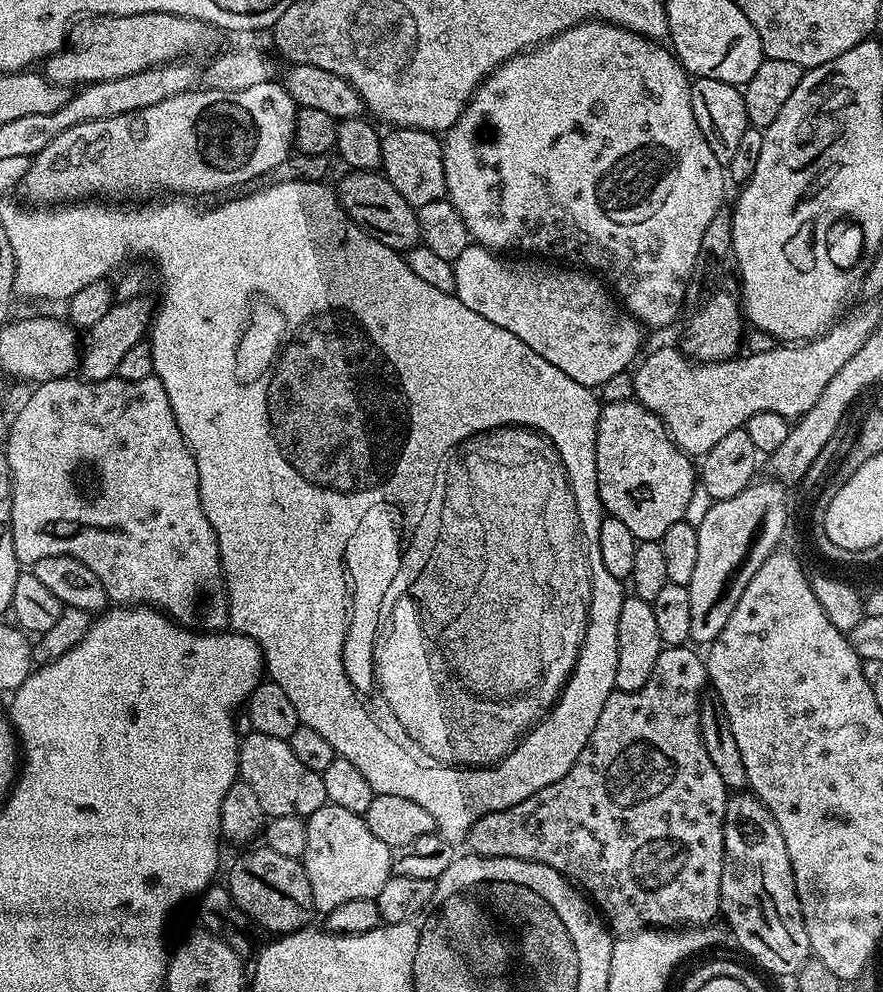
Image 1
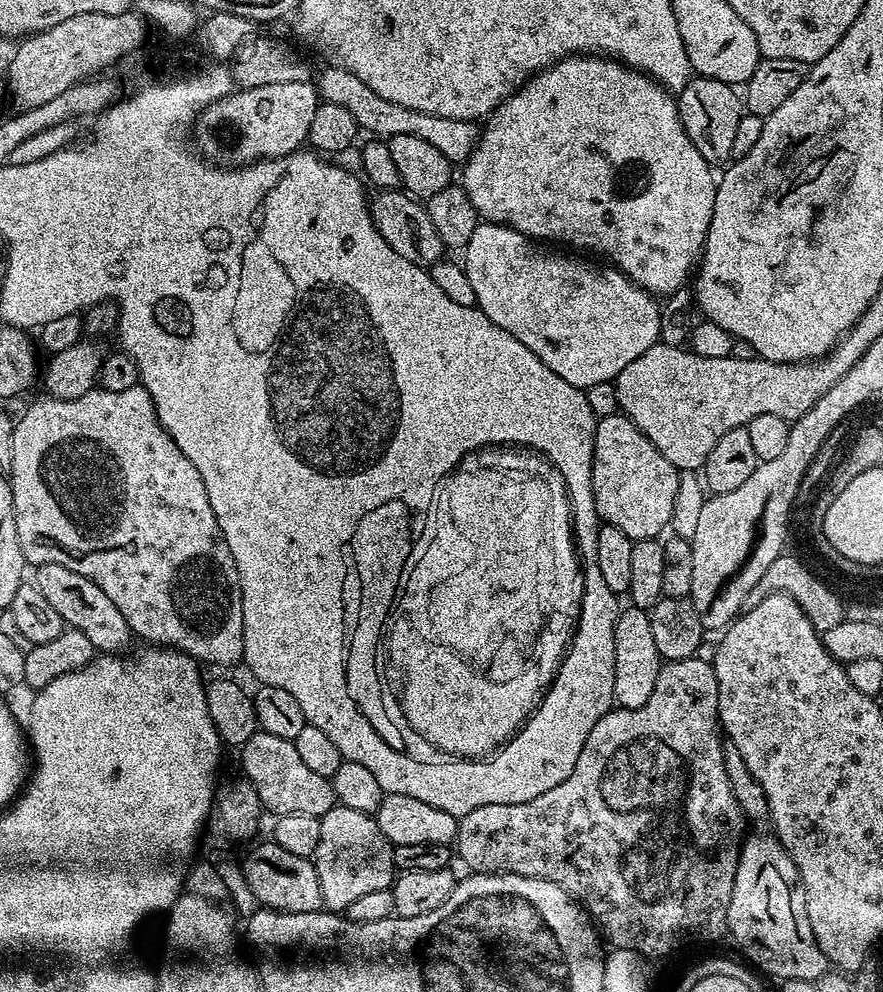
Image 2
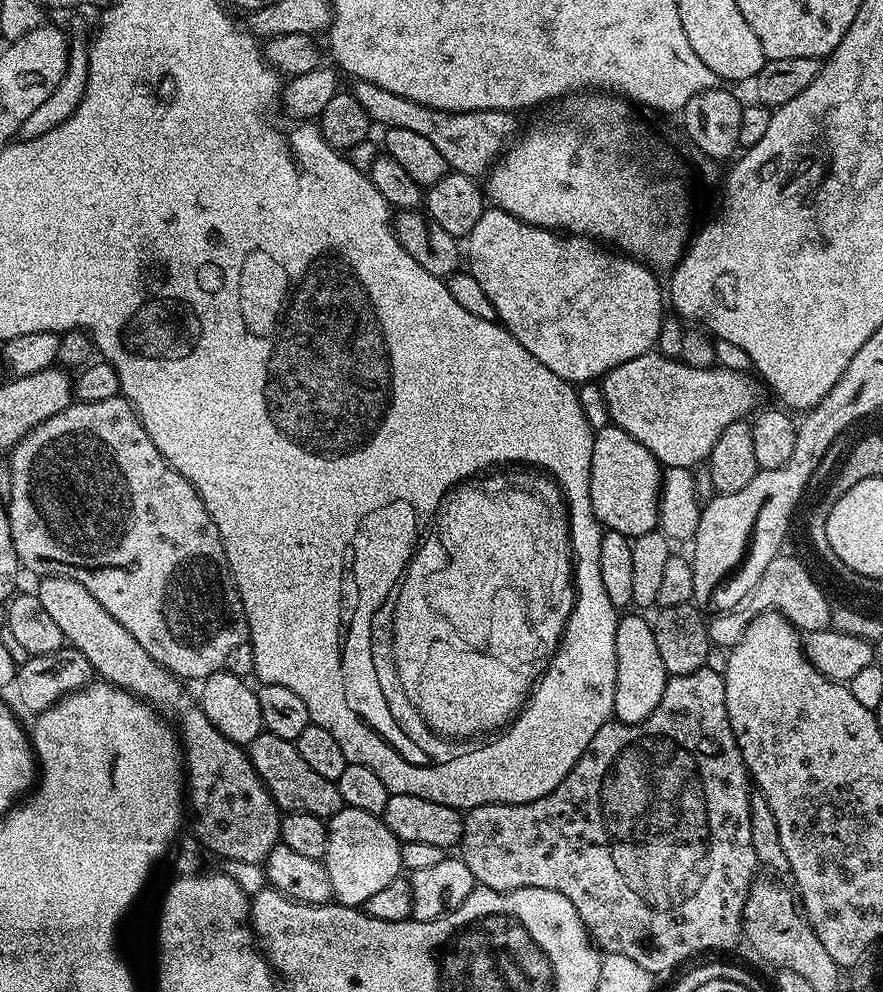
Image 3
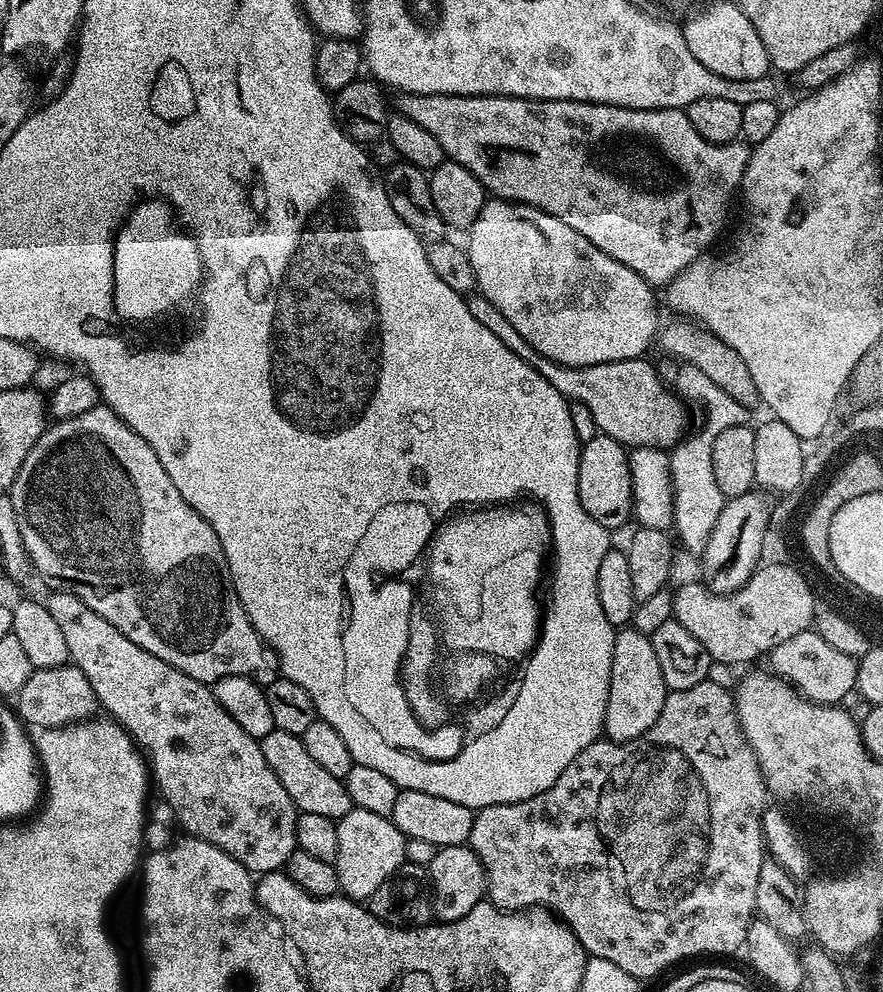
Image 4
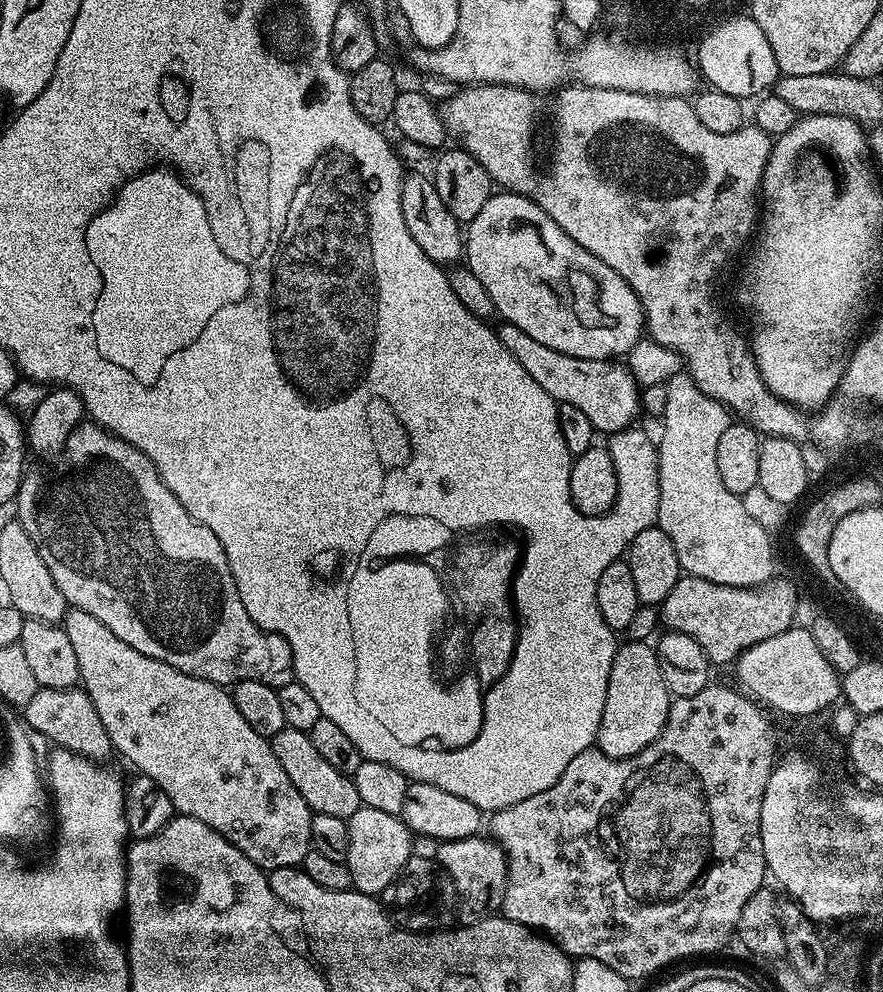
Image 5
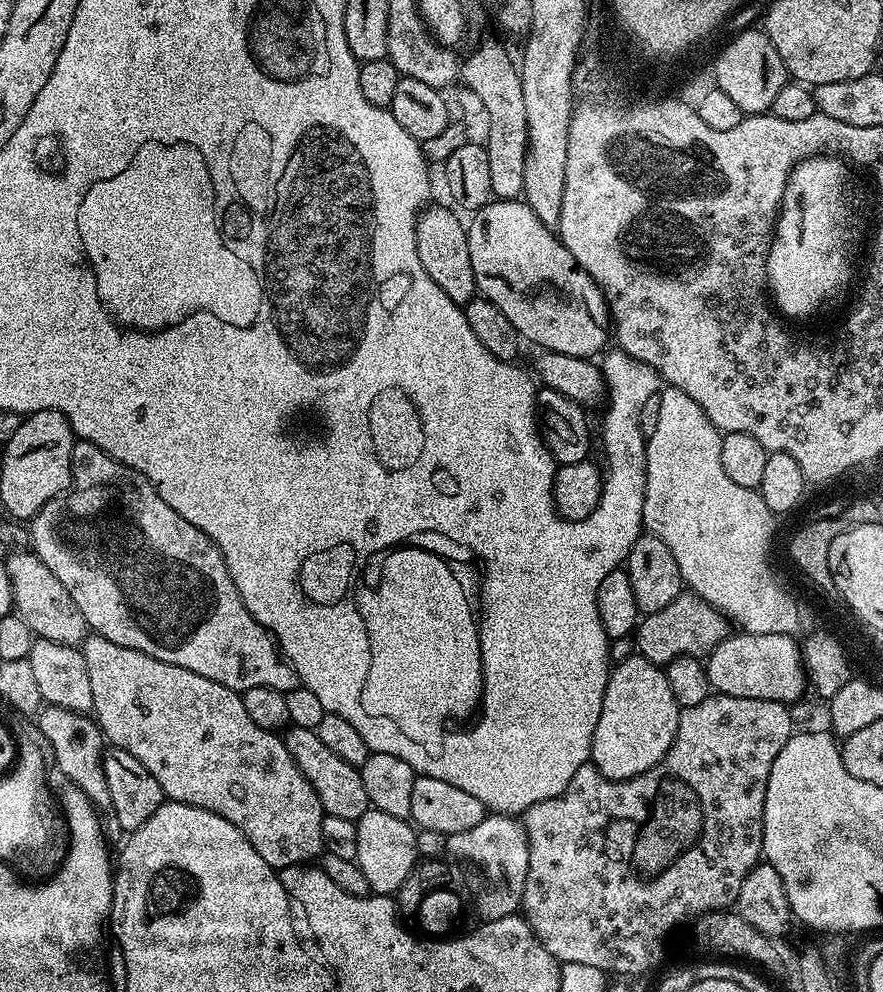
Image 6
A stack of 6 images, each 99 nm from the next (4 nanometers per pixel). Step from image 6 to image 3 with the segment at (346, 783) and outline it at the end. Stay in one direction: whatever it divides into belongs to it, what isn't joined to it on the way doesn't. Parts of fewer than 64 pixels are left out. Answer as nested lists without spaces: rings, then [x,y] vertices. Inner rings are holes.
[[[261,732],[246,748],[250,762],[266,790],[274,798],[281,813],[305,812],[331,818],[345,807],[344,799],[338,794],[335,780],[321,778],[298,754],[295,743],[286,738],[278,738],[269,732]]]

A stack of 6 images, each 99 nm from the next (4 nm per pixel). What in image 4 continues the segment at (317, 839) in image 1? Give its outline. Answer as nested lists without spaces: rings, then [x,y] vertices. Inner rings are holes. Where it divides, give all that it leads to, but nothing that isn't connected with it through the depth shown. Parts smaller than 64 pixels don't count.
[[[353,806],[347,814],[336,821],[338,830],[338,854],[335,858],[340,892],[349,900],[367,902],[370,894],[382,886],[382,882],[393,879],[405,867],[404,846],[406,838],[394,826],[391,819],[370,810]]]

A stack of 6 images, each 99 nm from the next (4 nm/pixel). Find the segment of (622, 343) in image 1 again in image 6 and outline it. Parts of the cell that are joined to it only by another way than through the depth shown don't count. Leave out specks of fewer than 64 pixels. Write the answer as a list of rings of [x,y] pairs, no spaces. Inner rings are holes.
[[[493,199],[484,205],[479,212],[471,217],[470,223],[467,225],[468,245],[470,246],[470,266],[474,266],[474,278],[479,295],[483,299],[494,302],[494,306],[498,306],[498,310],[502,310],[502,314],[506,314],[506,319],[510,321],[514,330],[518,330],[518,334],[525,341],[528,340],[532,344],[537,344],[537,349],[546,352],[557,352],[558,354],[570,354],[571,356],[582,356],[585,358],[595,357],[595,352],[603,346],[607,340],[610,340],[610,313],[608,304],[604,301],[604,293],[590,278],[590,274],[580,266],[580,263],[570,254],[570,250],[566,250],[566,246],[560,240],[559,235],[553,229],[547,226],[538,218],[538,214],[534,214],[534,210],[530,210],[530,206],[525,204],[523,199],[501,200]]]

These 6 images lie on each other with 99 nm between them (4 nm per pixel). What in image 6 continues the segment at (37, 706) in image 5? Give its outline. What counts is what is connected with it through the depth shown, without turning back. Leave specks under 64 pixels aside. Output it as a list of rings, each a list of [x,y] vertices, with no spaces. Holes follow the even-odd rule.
[[[41,707],[38,712],[40,718],[39,735],[48,739],[47,747],[50,756],[56,759],[62,775],[68,779],[67,783],[73,788],[82,790],[86,798],[90,798],[97,809],[111,809],[110,790],[107,789],[106,774],[104,773],[104,758],[106,753],[106,741],[100,725],[91,715],[83,712],[75,712],[66,708]]]

